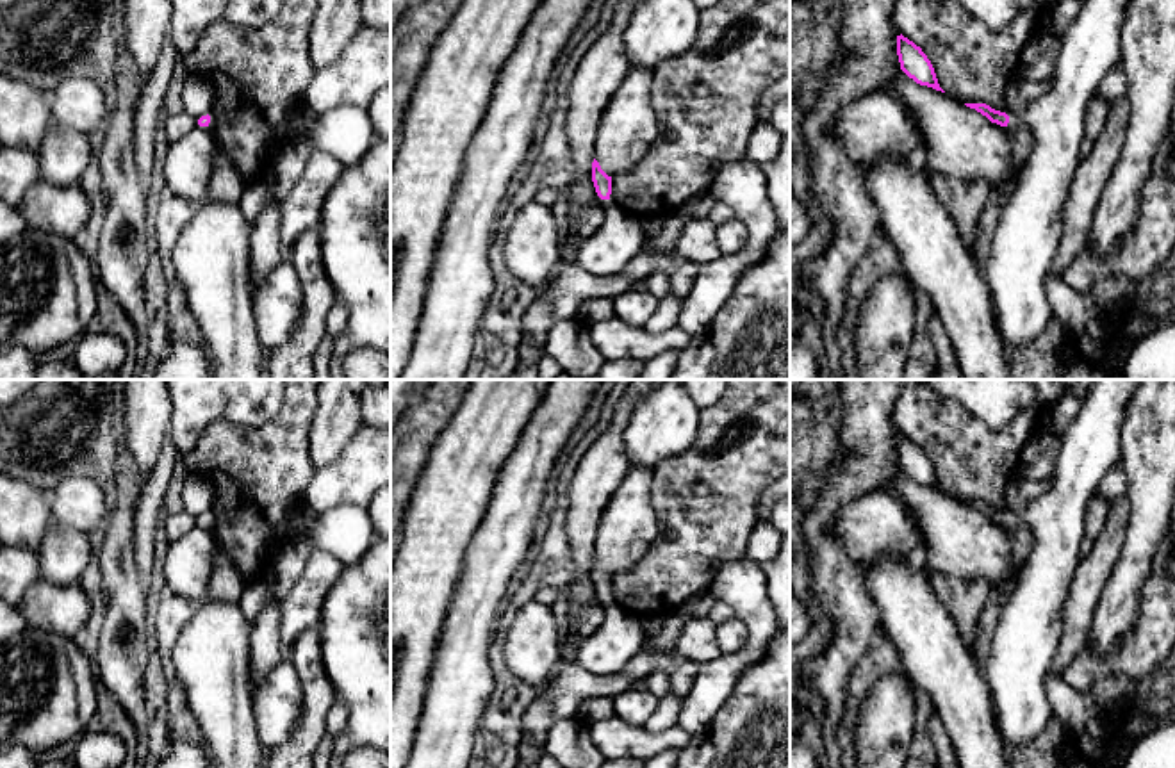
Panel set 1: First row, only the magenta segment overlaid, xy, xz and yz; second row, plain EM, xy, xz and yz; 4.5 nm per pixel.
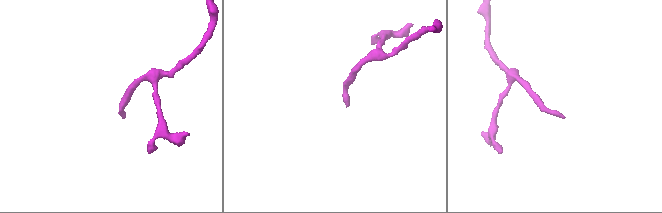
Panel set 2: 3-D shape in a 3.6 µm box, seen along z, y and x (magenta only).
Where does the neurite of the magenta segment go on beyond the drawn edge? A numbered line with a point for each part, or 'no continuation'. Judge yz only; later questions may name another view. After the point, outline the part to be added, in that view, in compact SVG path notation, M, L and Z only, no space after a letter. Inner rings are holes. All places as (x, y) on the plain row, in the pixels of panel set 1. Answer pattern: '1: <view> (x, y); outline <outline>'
1: yz (1027, 633); outline M1095 380L1082 399L1079 415L1059 437L1052 486L1022 510L1007 513L1009 527L1029 526L1034 533L1032 551L1013 593L1000 609L984 663L997 729L1011 761L1015 750L1034 741L1054 715L1045 679L1052 672L1064 625L1068 590L1081 563L1079 547L1084 538L1086 506L1102 478L1120 465L1122 424L1139 381Z

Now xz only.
1: xz (607, 651); outline M604 599L604 622L588 638L579 638L576 663L596 675L612 675L644 649L647 634L638 617Z

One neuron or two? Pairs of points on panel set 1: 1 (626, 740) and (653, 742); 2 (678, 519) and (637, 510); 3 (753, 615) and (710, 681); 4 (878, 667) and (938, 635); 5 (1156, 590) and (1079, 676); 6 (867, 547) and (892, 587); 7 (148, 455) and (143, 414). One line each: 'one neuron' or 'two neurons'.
1: one neuron
2: two neurons
3: one neuron
4: two neurons
5: one neuron
6: two neurons
7: one neuron

